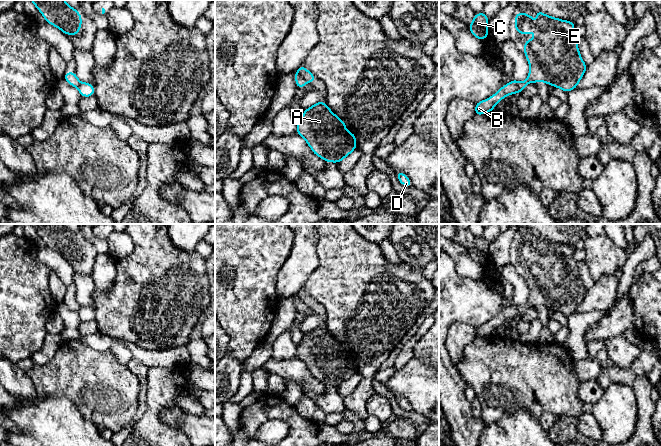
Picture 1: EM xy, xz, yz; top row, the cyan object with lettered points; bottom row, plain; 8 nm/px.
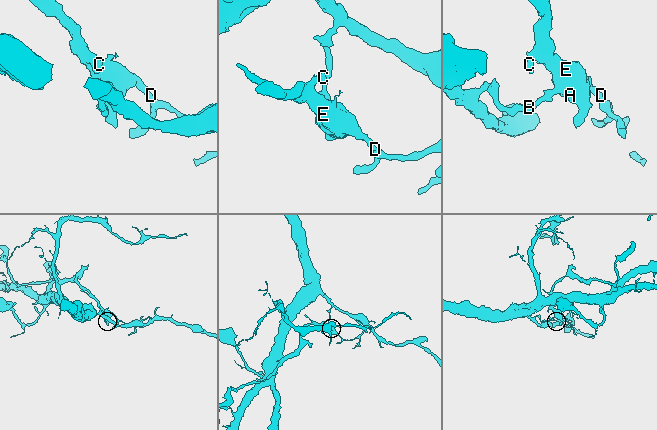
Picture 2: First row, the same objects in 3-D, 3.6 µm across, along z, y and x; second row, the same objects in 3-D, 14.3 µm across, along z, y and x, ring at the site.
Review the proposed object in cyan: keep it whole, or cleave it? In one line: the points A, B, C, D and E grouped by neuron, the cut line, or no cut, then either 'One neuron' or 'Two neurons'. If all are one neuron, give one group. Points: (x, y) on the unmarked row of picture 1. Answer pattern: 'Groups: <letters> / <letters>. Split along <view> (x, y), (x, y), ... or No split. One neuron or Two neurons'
Groups: A C D E / B. Split along xz (297, 294), (305, 306). Two neurons

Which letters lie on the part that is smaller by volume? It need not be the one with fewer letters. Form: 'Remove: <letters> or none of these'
Remove: A, C, D, E

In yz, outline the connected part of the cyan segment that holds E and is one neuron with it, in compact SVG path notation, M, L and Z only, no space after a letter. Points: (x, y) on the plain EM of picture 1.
M539 233L536 235L538 249L532 247L533 241L525 236L518 236L514 239L516 248L514 252L522 258L529 258L533 254L535 262L533 264L524 265L524 278L528 284L530 295L525 305L518 306L512 301L520 312L524 313L529 307L543 305L548 309L553 309L566 317L577 312L577 309L583 301L587 289L584 287L579 277L577 269L577 260L573 254L576 250L575 246L561 244L542 237Z

